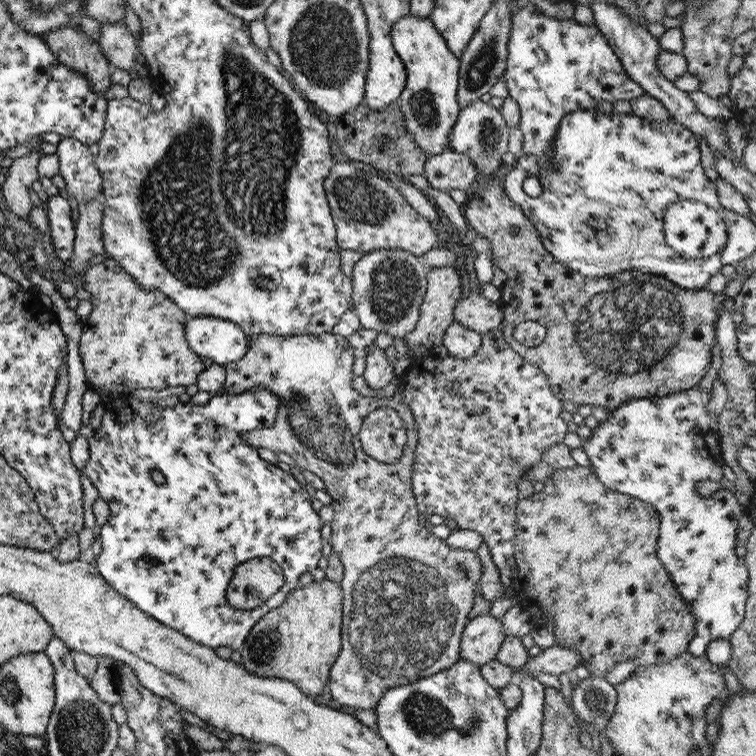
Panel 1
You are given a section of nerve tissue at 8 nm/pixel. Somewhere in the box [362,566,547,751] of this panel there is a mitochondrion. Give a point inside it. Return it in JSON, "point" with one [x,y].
{"point":[426,715]}

